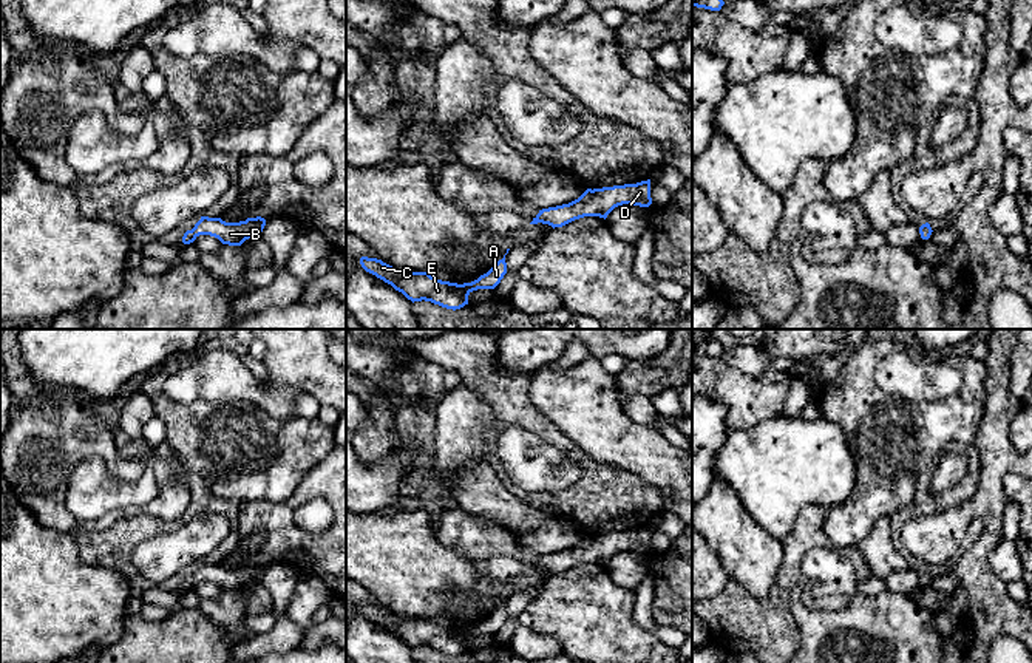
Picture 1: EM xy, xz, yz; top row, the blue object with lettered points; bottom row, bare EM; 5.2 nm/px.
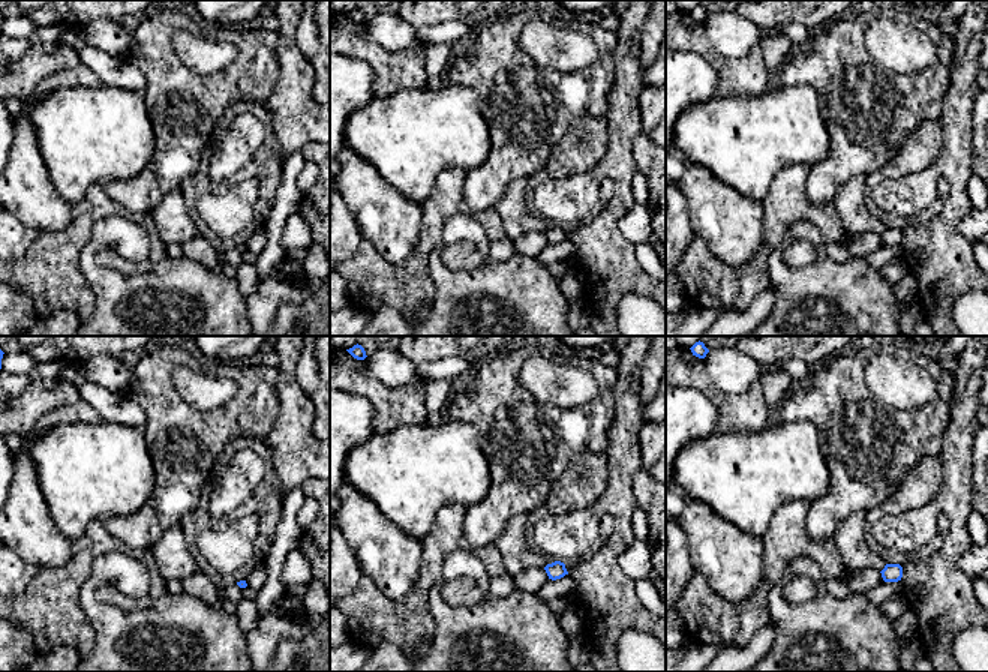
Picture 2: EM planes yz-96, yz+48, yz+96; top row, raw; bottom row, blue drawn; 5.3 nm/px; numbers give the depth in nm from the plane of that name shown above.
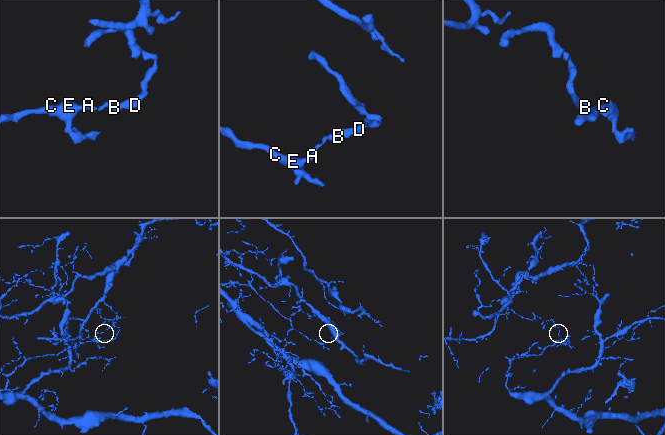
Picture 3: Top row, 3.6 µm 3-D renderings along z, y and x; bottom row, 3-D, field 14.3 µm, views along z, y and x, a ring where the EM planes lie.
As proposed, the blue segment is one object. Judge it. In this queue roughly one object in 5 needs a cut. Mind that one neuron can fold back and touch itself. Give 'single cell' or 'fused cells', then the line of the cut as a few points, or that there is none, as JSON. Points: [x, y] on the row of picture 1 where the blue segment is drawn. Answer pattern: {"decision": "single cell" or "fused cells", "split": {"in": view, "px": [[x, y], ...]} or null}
{"decision": "single cell", "split": null}

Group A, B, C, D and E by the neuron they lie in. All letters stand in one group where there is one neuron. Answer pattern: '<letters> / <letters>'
A B C D E

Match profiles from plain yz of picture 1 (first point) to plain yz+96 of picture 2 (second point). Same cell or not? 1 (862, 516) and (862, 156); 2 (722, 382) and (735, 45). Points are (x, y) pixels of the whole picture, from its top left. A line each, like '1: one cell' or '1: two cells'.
1: one cell
2: two cells

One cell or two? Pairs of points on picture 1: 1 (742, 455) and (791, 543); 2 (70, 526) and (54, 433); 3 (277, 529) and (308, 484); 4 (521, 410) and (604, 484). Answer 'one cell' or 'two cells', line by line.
1: two cells
2: one cell
3: one cell
4: one cell

